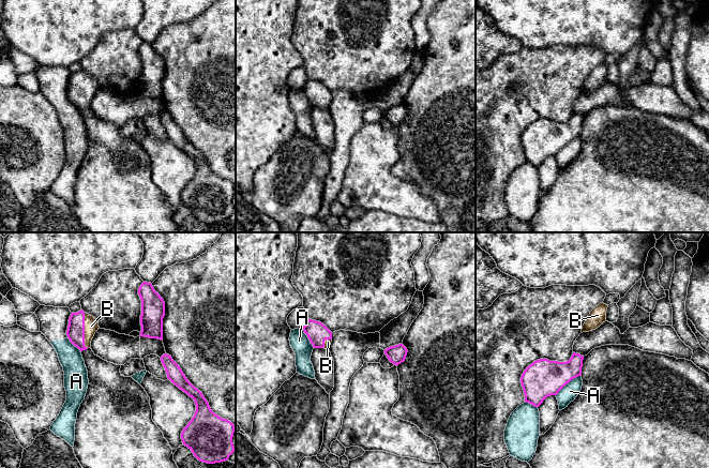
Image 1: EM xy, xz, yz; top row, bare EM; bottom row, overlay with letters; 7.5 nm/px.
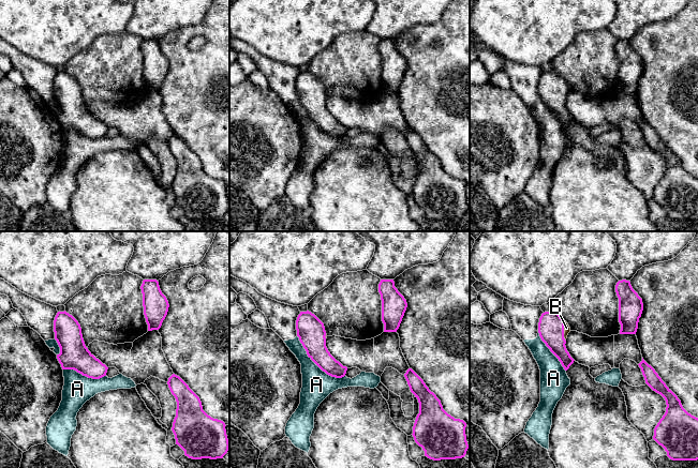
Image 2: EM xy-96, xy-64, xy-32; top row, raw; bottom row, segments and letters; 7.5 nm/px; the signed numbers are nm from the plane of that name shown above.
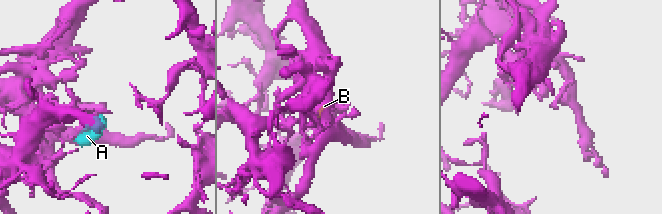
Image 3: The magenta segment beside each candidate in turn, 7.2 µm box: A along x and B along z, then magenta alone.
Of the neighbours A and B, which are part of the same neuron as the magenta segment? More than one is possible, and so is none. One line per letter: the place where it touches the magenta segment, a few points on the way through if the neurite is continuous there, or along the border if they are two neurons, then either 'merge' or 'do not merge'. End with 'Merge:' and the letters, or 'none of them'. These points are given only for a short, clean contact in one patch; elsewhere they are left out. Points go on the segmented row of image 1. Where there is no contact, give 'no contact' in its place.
A: yz (567, 382) | do not merge
B: xy (84, 331) | merge
Merge: B

